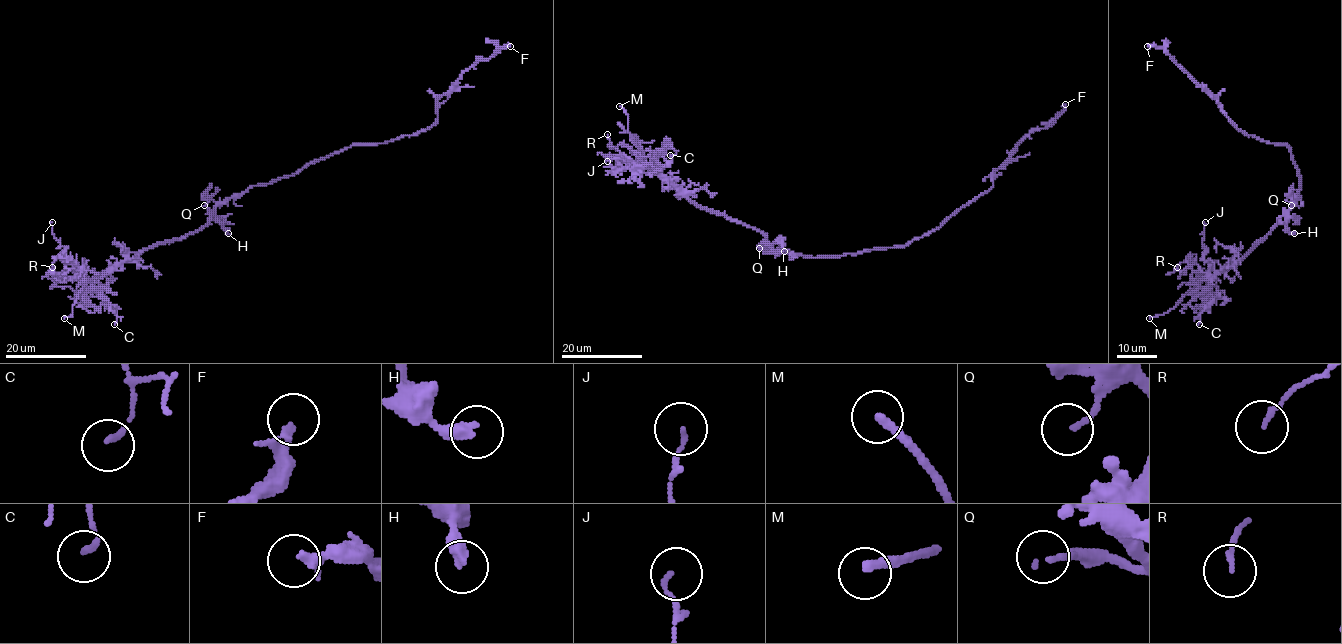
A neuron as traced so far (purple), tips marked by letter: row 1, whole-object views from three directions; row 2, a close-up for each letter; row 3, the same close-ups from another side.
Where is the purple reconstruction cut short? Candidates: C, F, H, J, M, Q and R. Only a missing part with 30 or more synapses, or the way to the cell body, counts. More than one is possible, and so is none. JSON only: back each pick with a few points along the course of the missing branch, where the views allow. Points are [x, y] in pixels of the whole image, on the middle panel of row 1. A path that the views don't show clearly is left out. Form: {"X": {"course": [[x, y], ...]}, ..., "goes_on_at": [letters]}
{"goes_on_at": ["M"]}

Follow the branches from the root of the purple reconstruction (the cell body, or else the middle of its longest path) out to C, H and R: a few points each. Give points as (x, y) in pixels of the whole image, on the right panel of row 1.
C: (1299, 177), (1300, 188), (1295, 203), (1243, 258), (1230, 263), (1212, 281), (1212, 302), (1200, 314), (1199, 324)
H: (1299, 177), (1300, 188), (1285, 222), (1285, 227), (1294, 233)
R: (1299, 177), (1300, 188), (1295, 203), (1240, 261), (1226, 266), (1211, 279), (1189, 258), (1177, 267)

